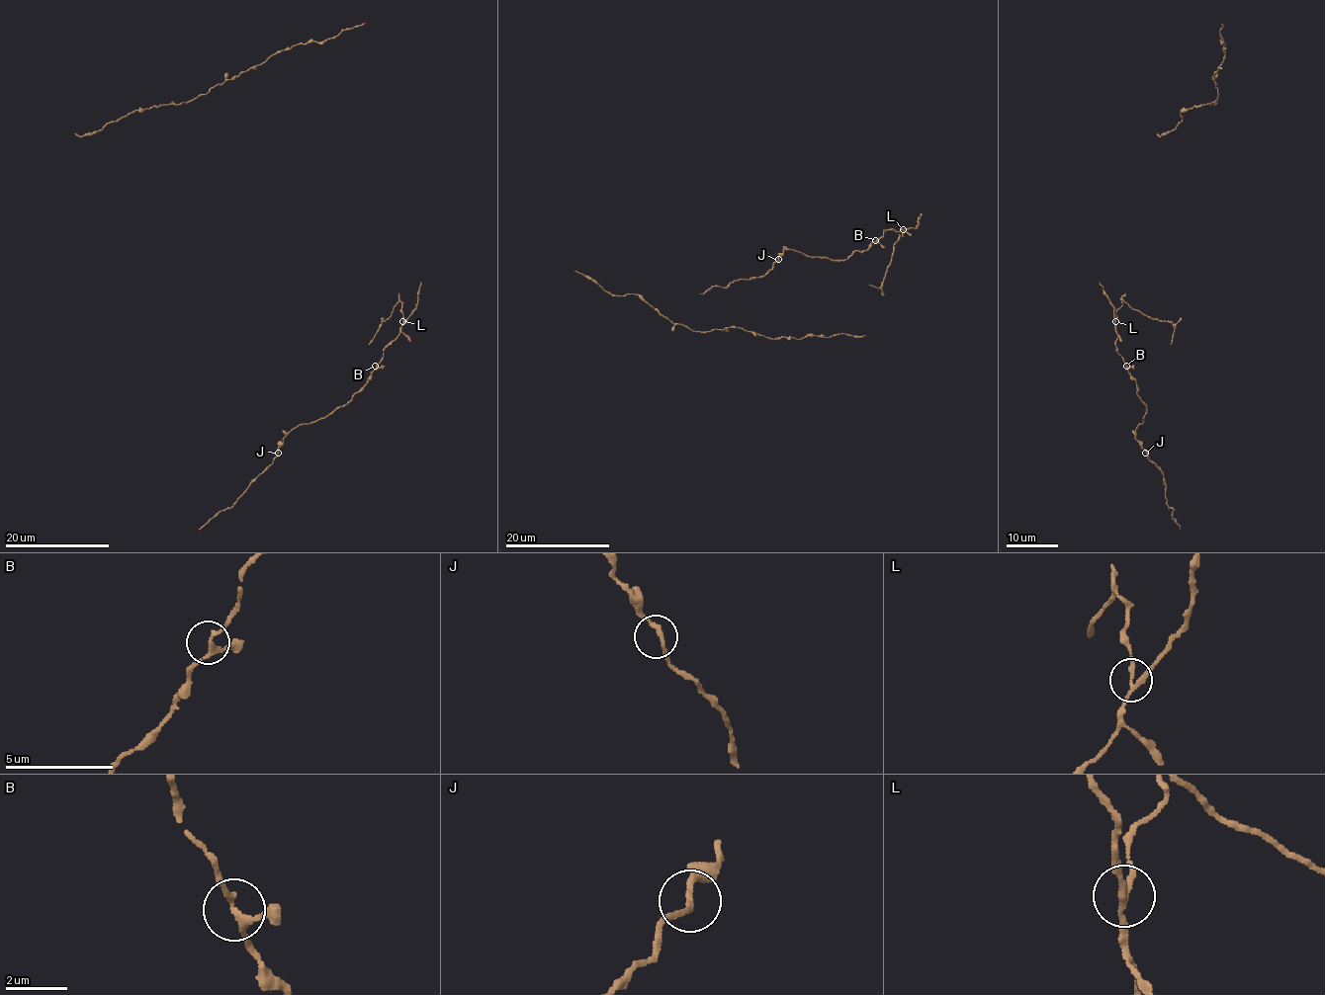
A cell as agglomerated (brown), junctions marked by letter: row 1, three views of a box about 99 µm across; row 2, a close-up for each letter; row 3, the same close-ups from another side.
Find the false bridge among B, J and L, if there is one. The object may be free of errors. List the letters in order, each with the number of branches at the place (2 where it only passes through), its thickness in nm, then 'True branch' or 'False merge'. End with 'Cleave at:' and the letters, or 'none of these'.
B: Branches: 3. Thickness 180 nm. True branch
J: Branches: 2. Thickness 180 nm. True branch
L: Branches: 3. Thickness 170 nm. False merge
Cleave at: L

